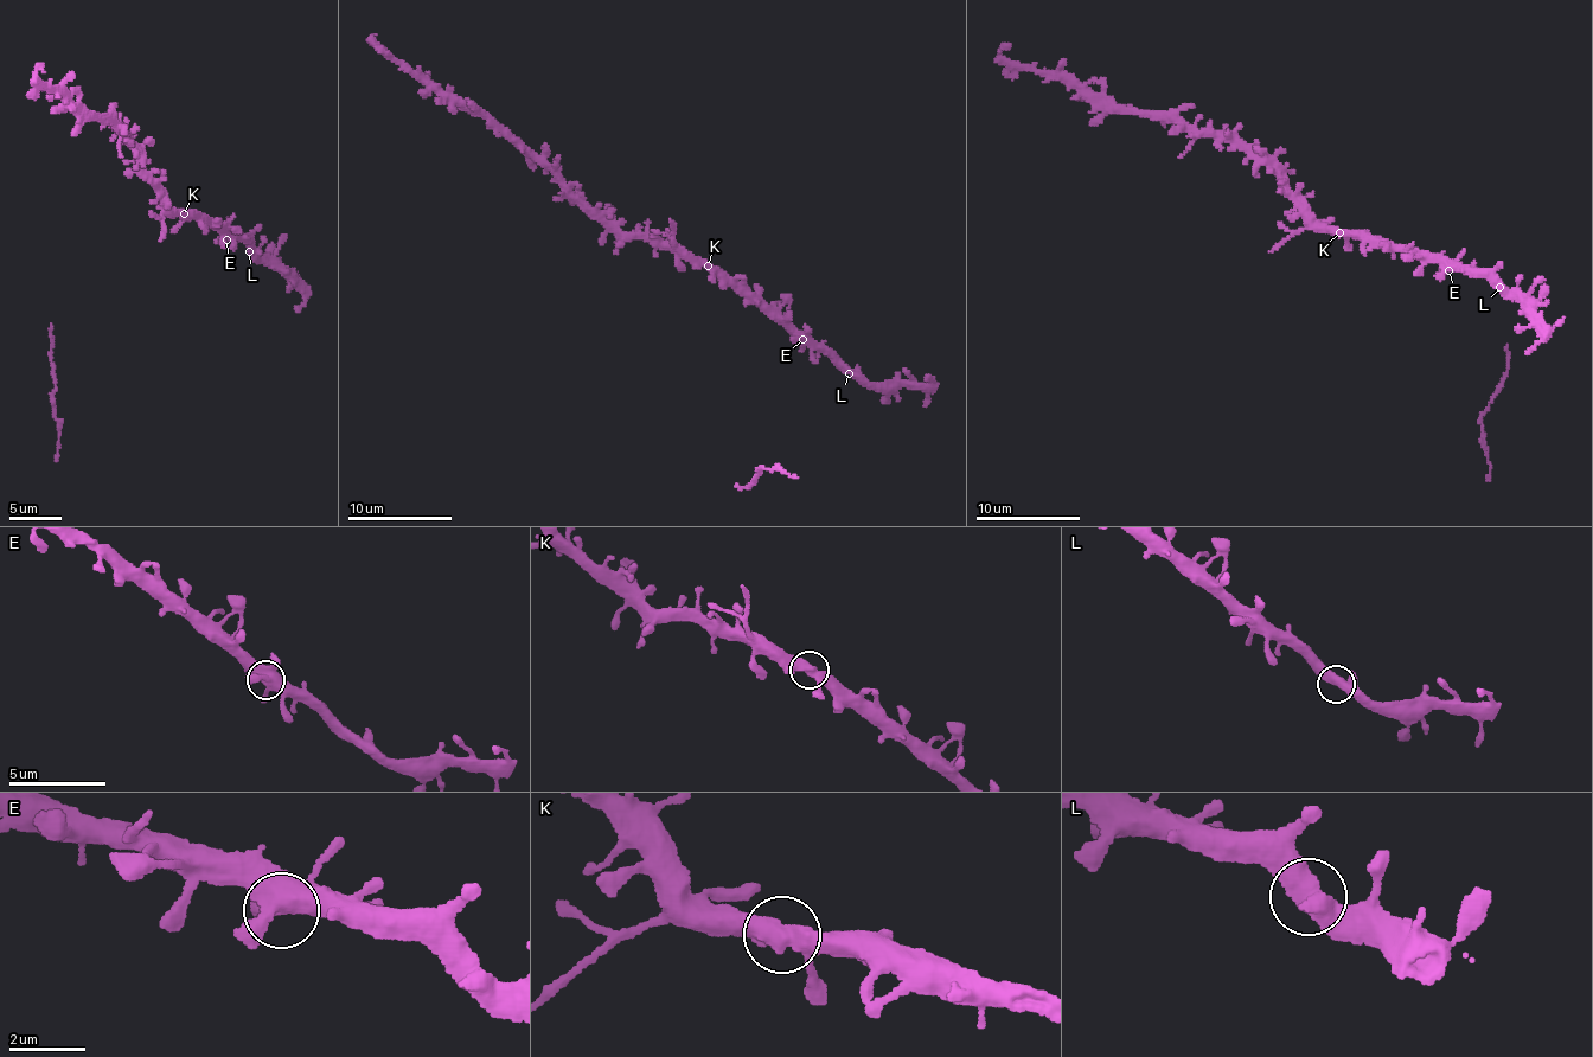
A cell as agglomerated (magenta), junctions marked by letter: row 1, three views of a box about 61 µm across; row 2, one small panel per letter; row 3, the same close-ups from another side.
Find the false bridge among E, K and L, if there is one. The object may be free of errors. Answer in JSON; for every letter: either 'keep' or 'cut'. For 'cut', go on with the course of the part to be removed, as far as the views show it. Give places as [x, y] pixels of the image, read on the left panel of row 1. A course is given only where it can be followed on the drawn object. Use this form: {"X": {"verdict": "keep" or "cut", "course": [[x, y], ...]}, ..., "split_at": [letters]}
{"E": {"verdict": "keep"}, "K": {"verdict": "keep"}, "L": {"verdict": "keep"}, "split_at": []}

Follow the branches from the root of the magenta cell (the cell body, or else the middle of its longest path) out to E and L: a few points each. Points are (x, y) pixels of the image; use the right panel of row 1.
E: (1351, 236), (1418, 249), (1448, 270)
L: (1351, 236), (1418, 249), (1448, 262), (1469, 266), (1499, 287)

